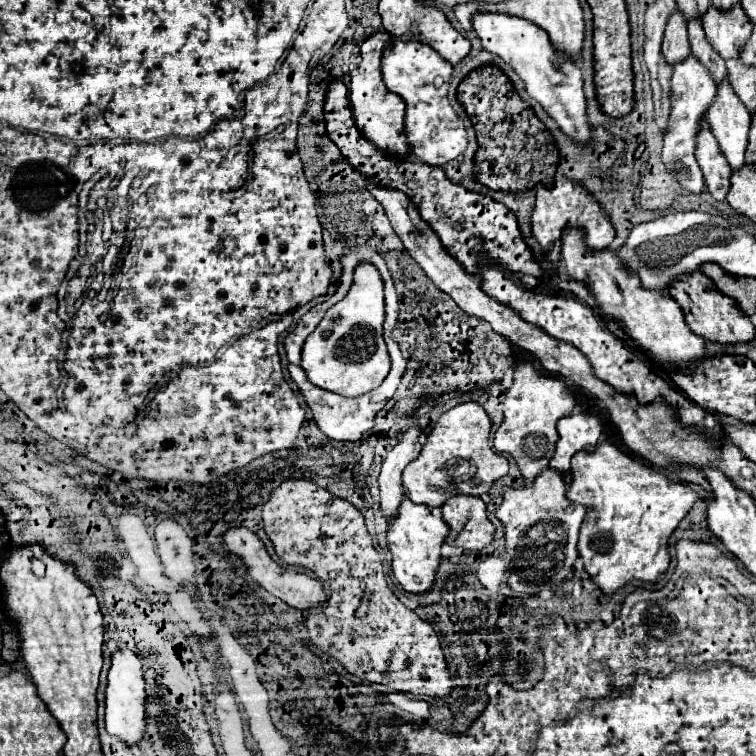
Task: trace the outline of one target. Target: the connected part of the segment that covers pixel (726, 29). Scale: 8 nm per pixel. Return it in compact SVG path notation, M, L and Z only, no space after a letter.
M740 4L732 8L732 12L716 12L716 8L710 6L702 16L702 26L706 40L722 58L740 58L740 52L752 34L752 24L748 24Z

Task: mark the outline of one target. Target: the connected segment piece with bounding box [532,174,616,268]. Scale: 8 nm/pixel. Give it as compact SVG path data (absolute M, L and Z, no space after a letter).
M564 176L554 178L554 186L546 188L542 184L536 186L536 204L532 210L532 236L540 244L546 260L558 268L560 264L560 248L562 248L562 234L568 228L580 228L584 232L584 244L590 248L590 252L600 252L608 248L608 244L614 238L614 228L608 222L608 216L600 210L600 204L584 192L578 184L572 184L570 180L564 180Z

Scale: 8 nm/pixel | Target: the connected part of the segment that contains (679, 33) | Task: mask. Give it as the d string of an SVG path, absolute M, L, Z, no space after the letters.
M674 12L666 24L664 40L662 40L662 56L670 66L684 62L690 54L690 42L686 34L686 20L680 12Z

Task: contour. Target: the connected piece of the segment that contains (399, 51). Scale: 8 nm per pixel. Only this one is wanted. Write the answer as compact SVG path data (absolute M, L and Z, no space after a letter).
M392 36L382 54L382 76L388 90L402 96L406 102L406 136L414 158L430 166L440 166L454 160L466 150L468 136L464 124L448 102L452 64L448 64L436 50L418 40L402 40Z

